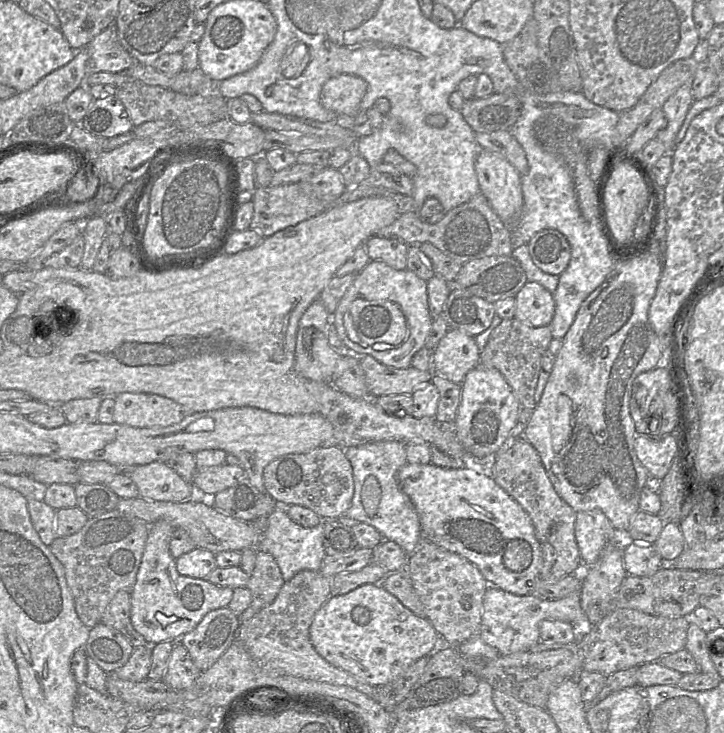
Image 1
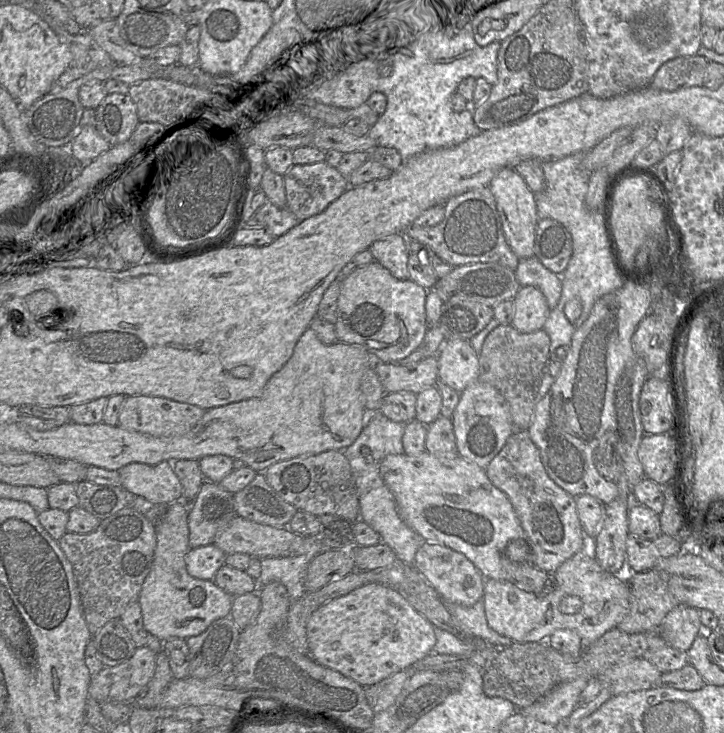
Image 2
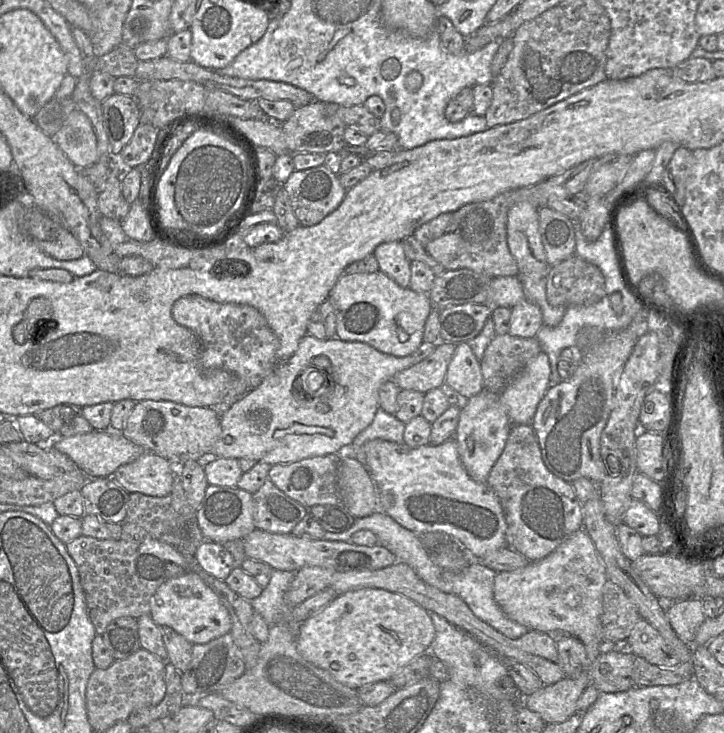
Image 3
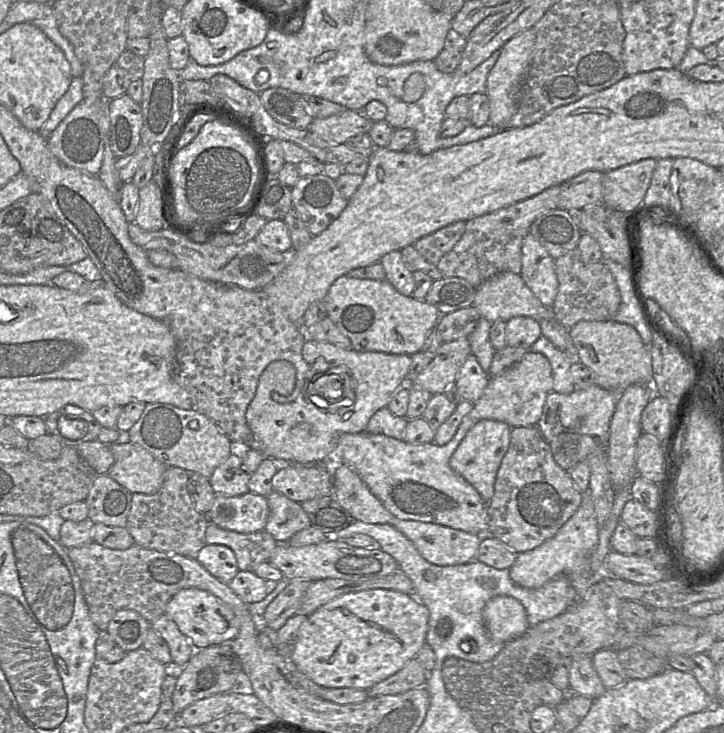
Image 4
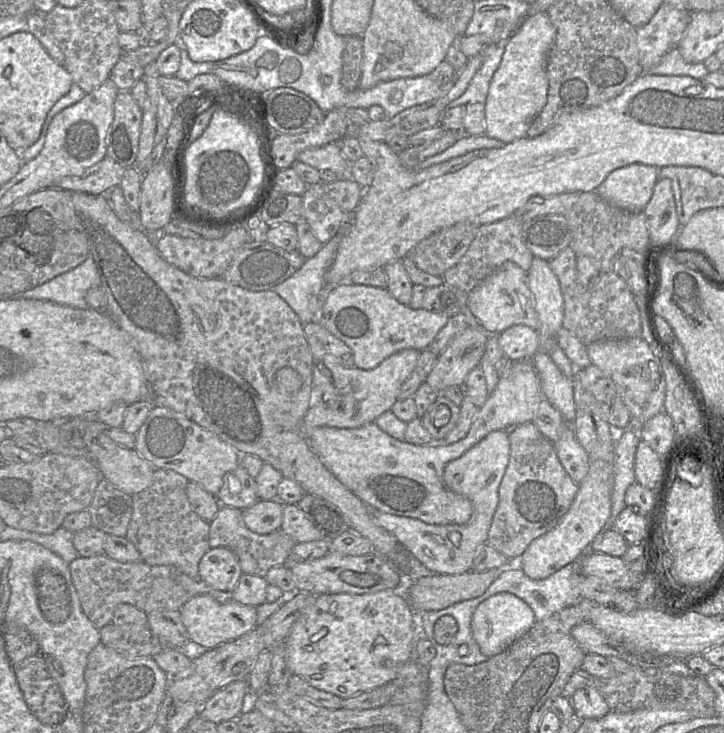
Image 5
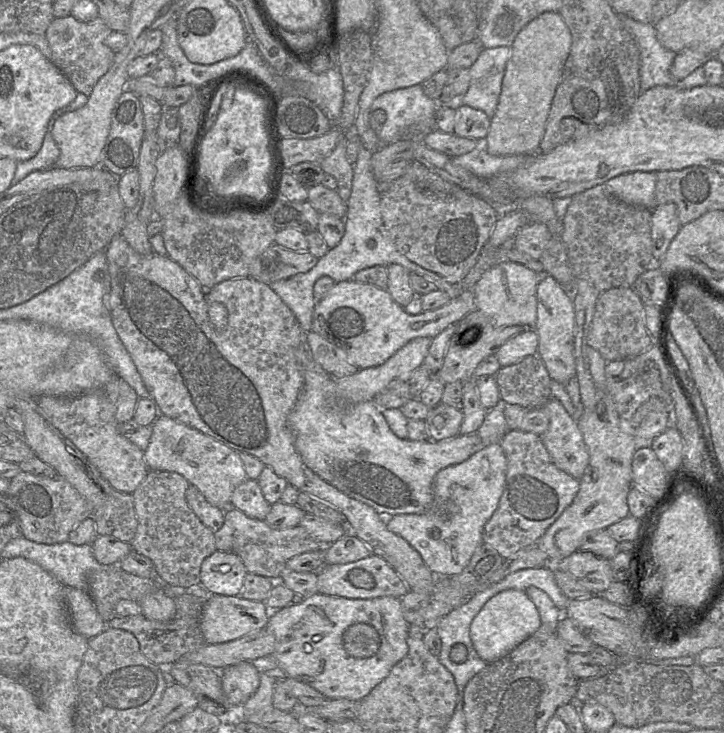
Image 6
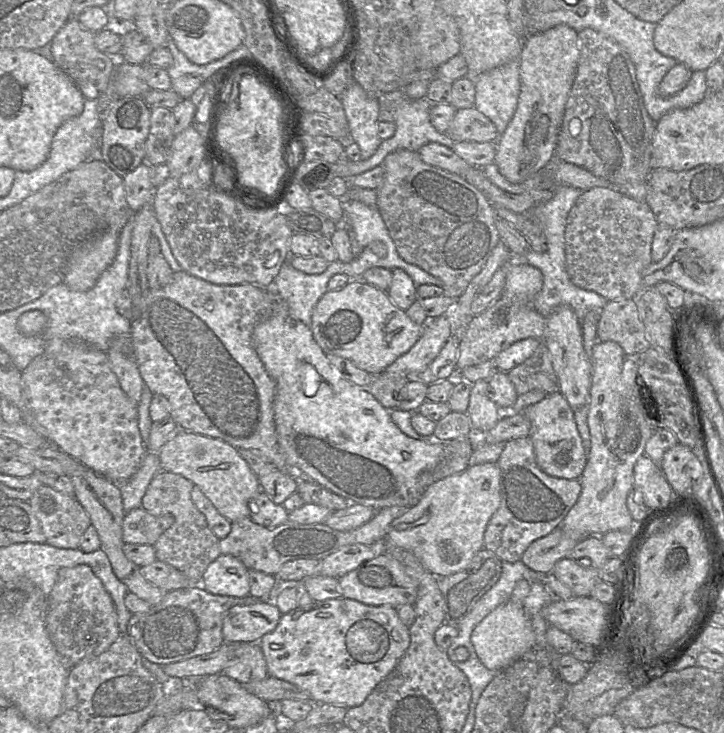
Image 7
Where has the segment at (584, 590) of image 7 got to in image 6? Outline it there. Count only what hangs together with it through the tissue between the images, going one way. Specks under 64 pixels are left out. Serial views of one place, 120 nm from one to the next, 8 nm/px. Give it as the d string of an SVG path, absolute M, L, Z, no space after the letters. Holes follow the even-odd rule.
M578 550L563 559L556 567L573 575L594 595L600 595L613 582L610 560L589 551Z

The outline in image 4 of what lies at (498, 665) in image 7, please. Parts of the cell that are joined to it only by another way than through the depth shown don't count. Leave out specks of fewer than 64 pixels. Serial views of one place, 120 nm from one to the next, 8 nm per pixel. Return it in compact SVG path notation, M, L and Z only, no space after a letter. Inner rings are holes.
M496 596L487 601L483 619L489 636L504 644L523 635L530 627L524 606L510 596Z

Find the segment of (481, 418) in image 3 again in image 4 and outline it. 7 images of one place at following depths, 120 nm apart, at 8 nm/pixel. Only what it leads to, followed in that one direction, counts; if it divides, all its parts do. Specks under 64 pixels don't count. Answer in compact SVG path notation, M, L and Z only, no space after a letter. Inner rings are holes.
M480 420L467 432L450 458L451 468L465 478L487 503L493 497L497 472L510 446L511 430L512 427L498 420Z

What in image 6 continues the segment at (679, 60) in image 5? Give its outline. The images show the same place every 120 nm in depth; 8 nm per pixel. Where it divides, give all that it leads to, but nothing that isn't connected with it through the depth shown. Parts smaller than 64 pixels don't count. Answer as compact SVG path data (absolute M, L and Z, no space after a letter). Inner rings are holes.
M621 16L626 30L635 39L640 50L641 90L656 86L692 89L707 85L704 68L699 67L683 80L671 75L671 66L677 53L665 48L658 40L655 24L646 24L630 17Z

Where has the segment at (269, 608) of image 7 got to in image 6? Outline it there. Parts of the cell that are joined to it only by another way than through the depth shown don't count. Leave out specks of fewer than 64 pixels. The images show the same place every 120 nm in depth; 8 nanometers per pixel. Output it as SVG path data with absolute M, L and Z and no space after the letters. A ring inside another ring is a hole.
M213 594L202 609L200 628L207 644L223 643L266 627L270 615L271 612L265 601L248 600L240 595Z

